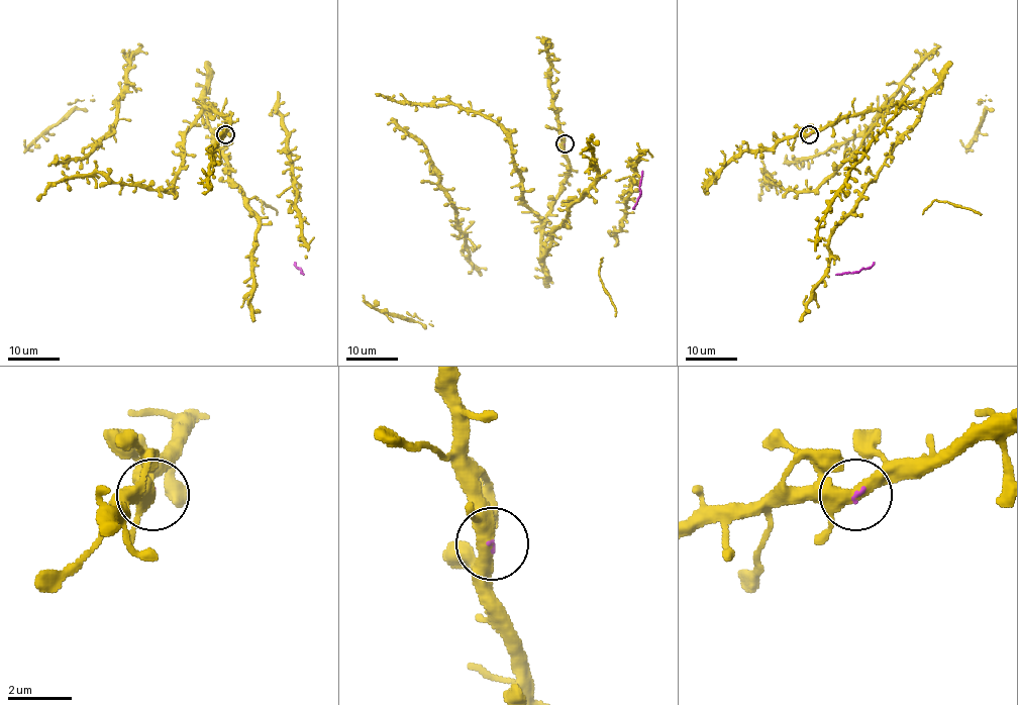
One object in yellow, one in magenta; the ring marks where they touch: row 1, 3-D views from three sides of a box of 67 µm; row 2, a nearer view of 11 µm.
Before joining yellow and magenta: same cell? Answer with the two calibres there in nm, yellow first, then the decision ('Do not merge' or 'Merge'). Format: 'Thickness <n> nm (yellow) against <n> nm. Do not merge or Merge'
Thickness 360 nm (yellow) against 60 nm. Merge

